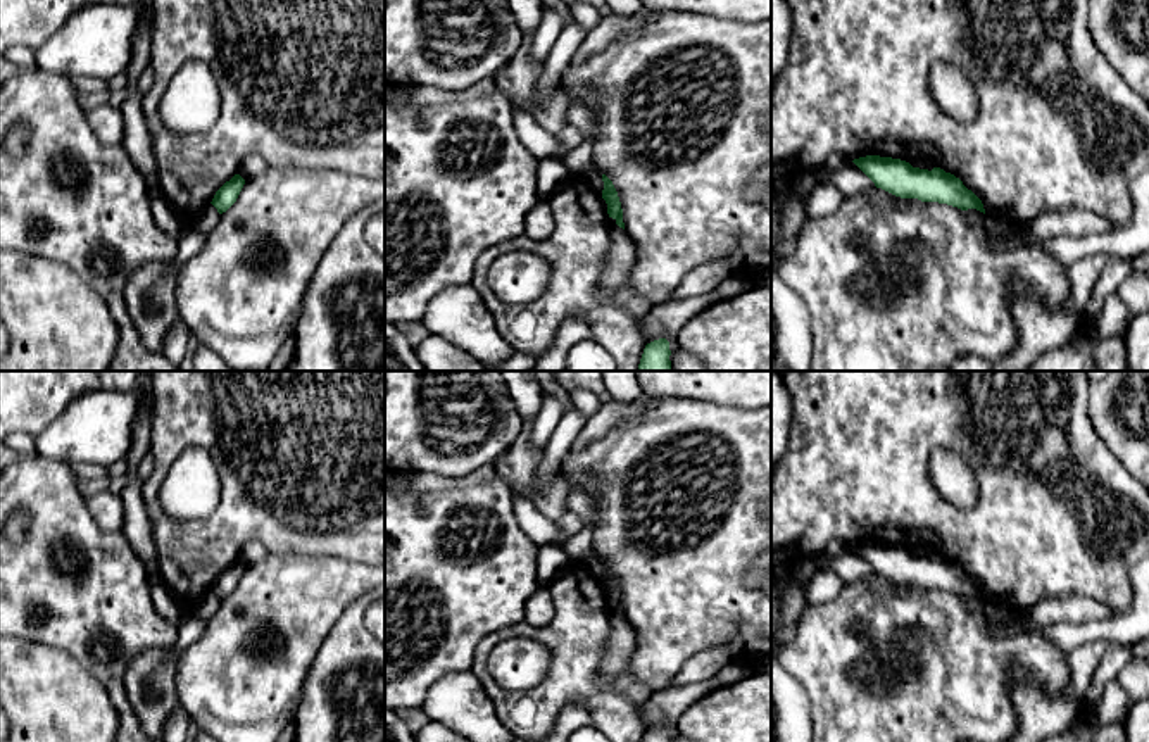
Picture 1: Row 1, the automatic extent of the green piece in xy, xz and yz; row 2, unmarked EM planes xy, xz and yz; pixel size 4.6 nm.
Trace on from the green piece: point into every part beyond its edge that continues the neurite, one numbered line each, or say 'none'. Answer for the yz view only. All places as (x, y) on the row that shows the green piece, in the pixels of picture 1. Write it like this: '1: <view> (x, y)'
none

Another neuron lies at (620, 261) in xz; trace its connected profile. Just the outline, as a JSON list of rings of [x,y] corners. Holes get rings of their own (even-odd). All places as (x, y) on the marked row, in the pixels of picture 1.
[[[611,224],[611,247],[600,281],[600,293],[607,299],[631,276],[635,243],[618,224]]]

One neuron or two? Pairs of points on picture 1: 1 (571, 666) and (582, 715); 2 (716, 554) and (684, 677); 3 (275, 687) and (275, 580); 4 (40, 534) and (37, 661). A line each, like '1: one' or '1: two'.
1: two
2: two
3: one
4: two

